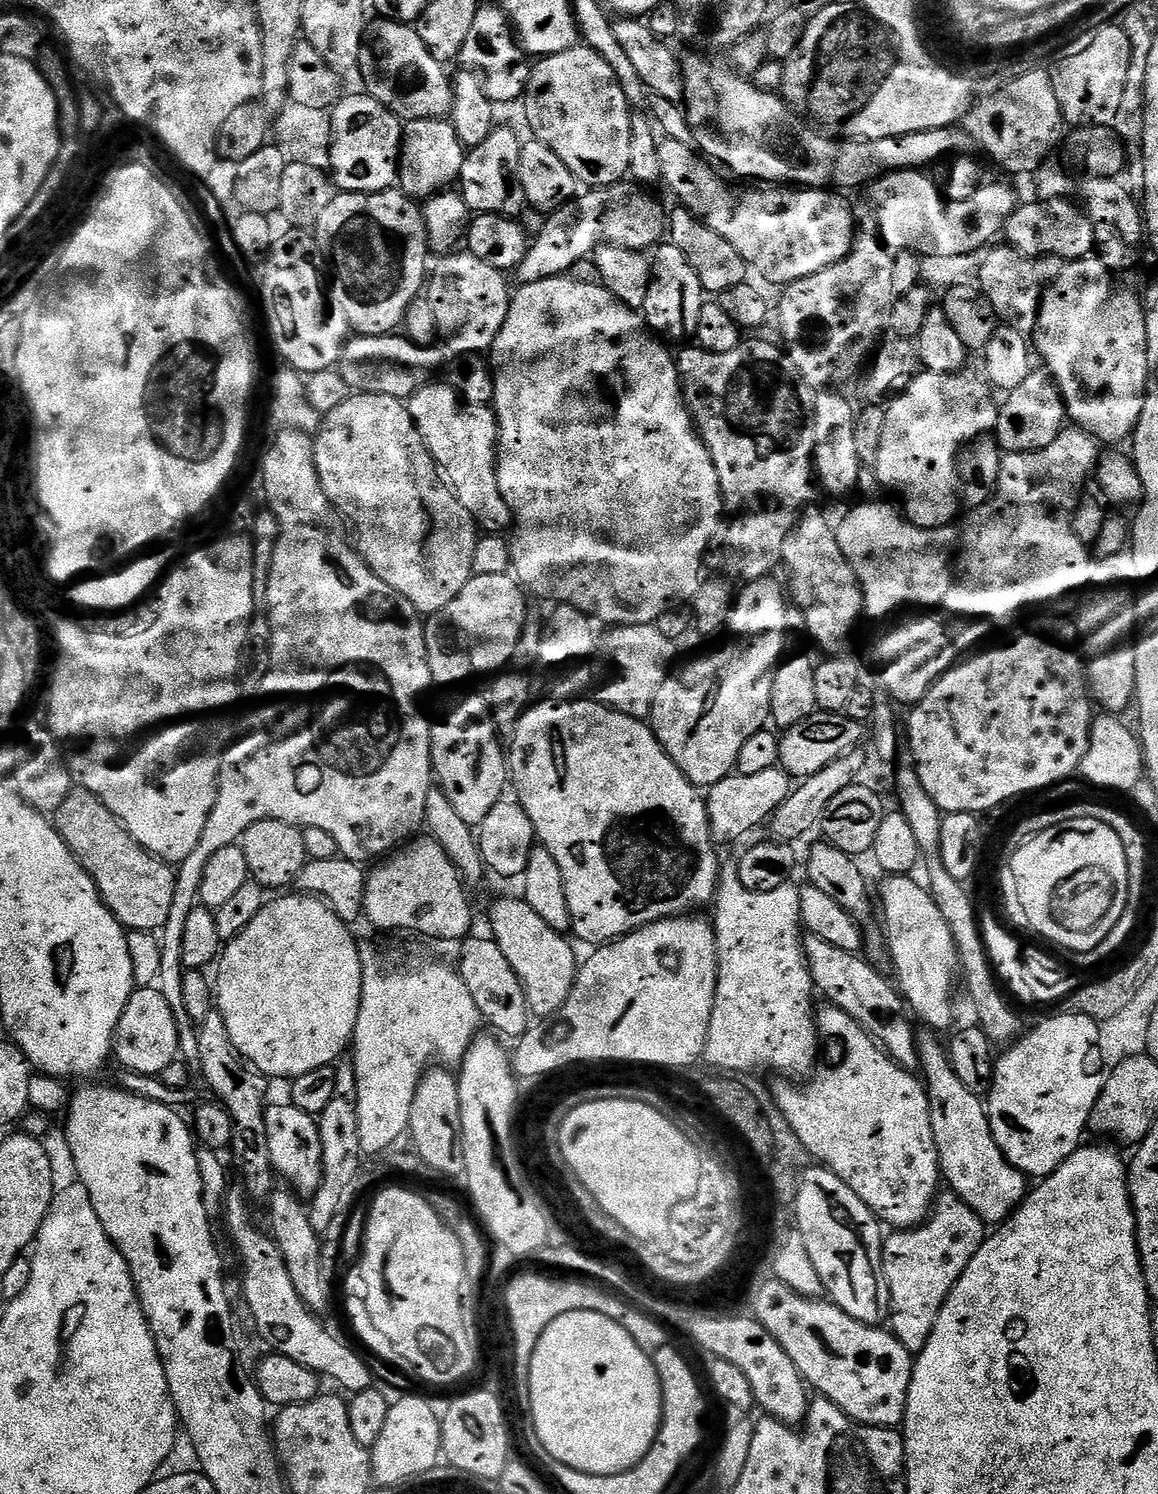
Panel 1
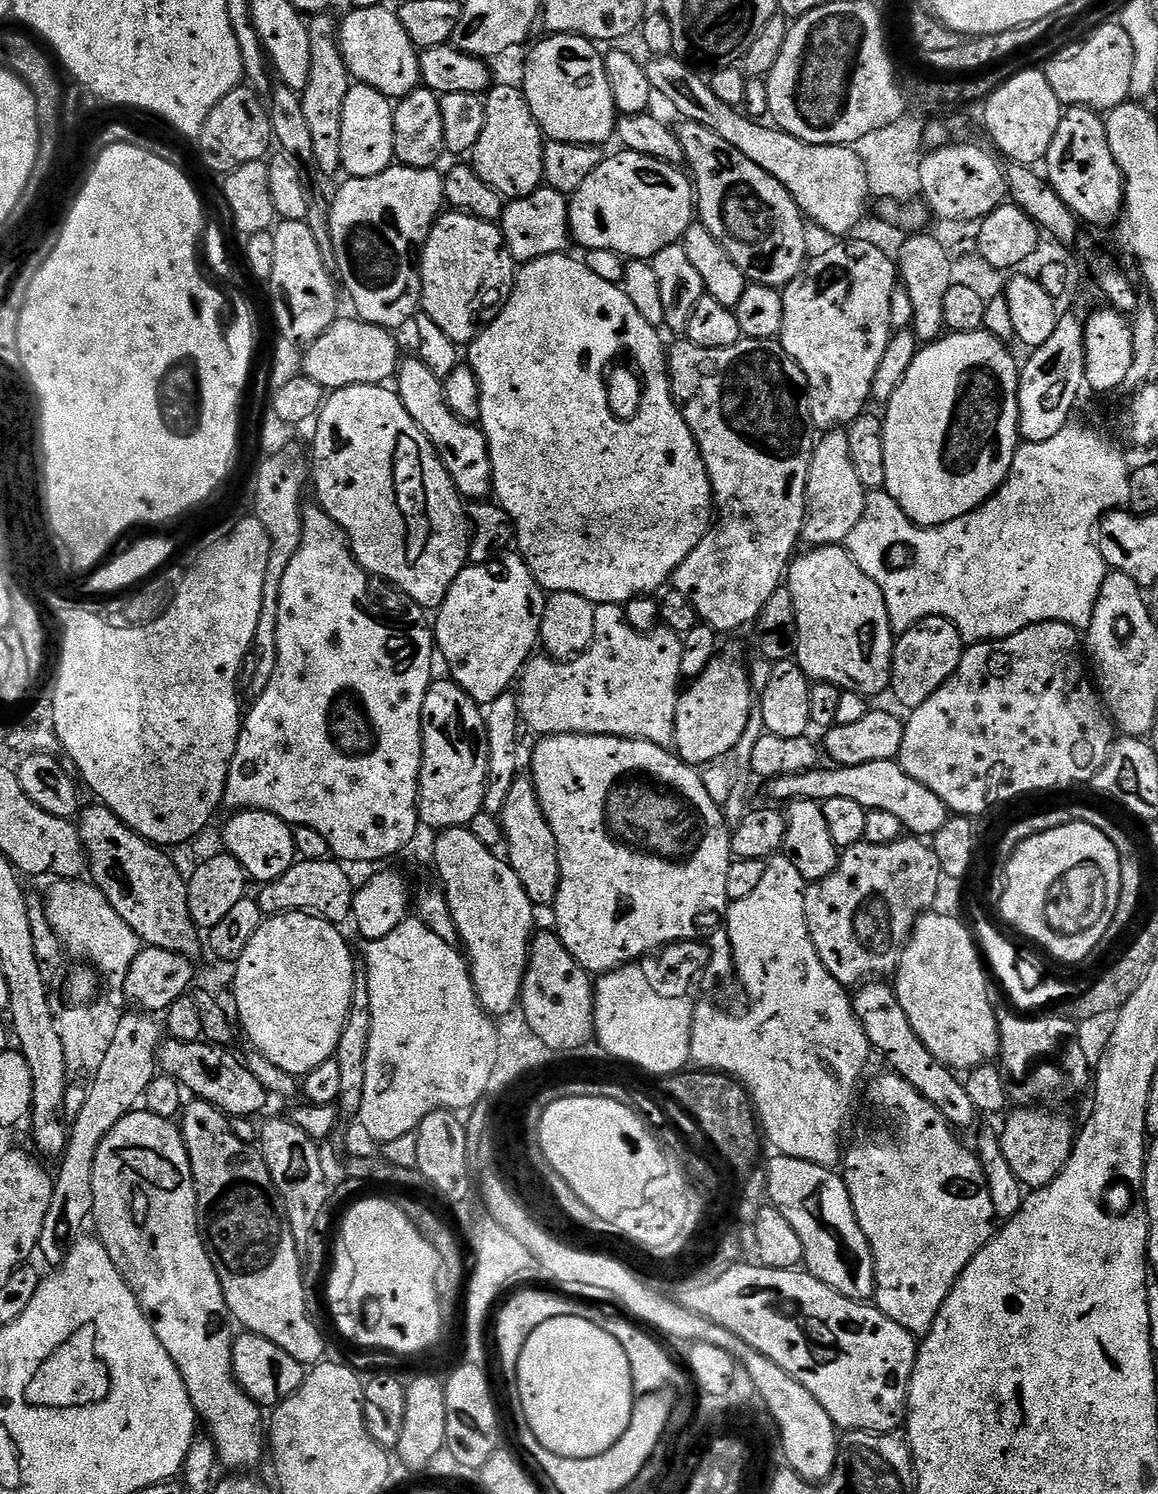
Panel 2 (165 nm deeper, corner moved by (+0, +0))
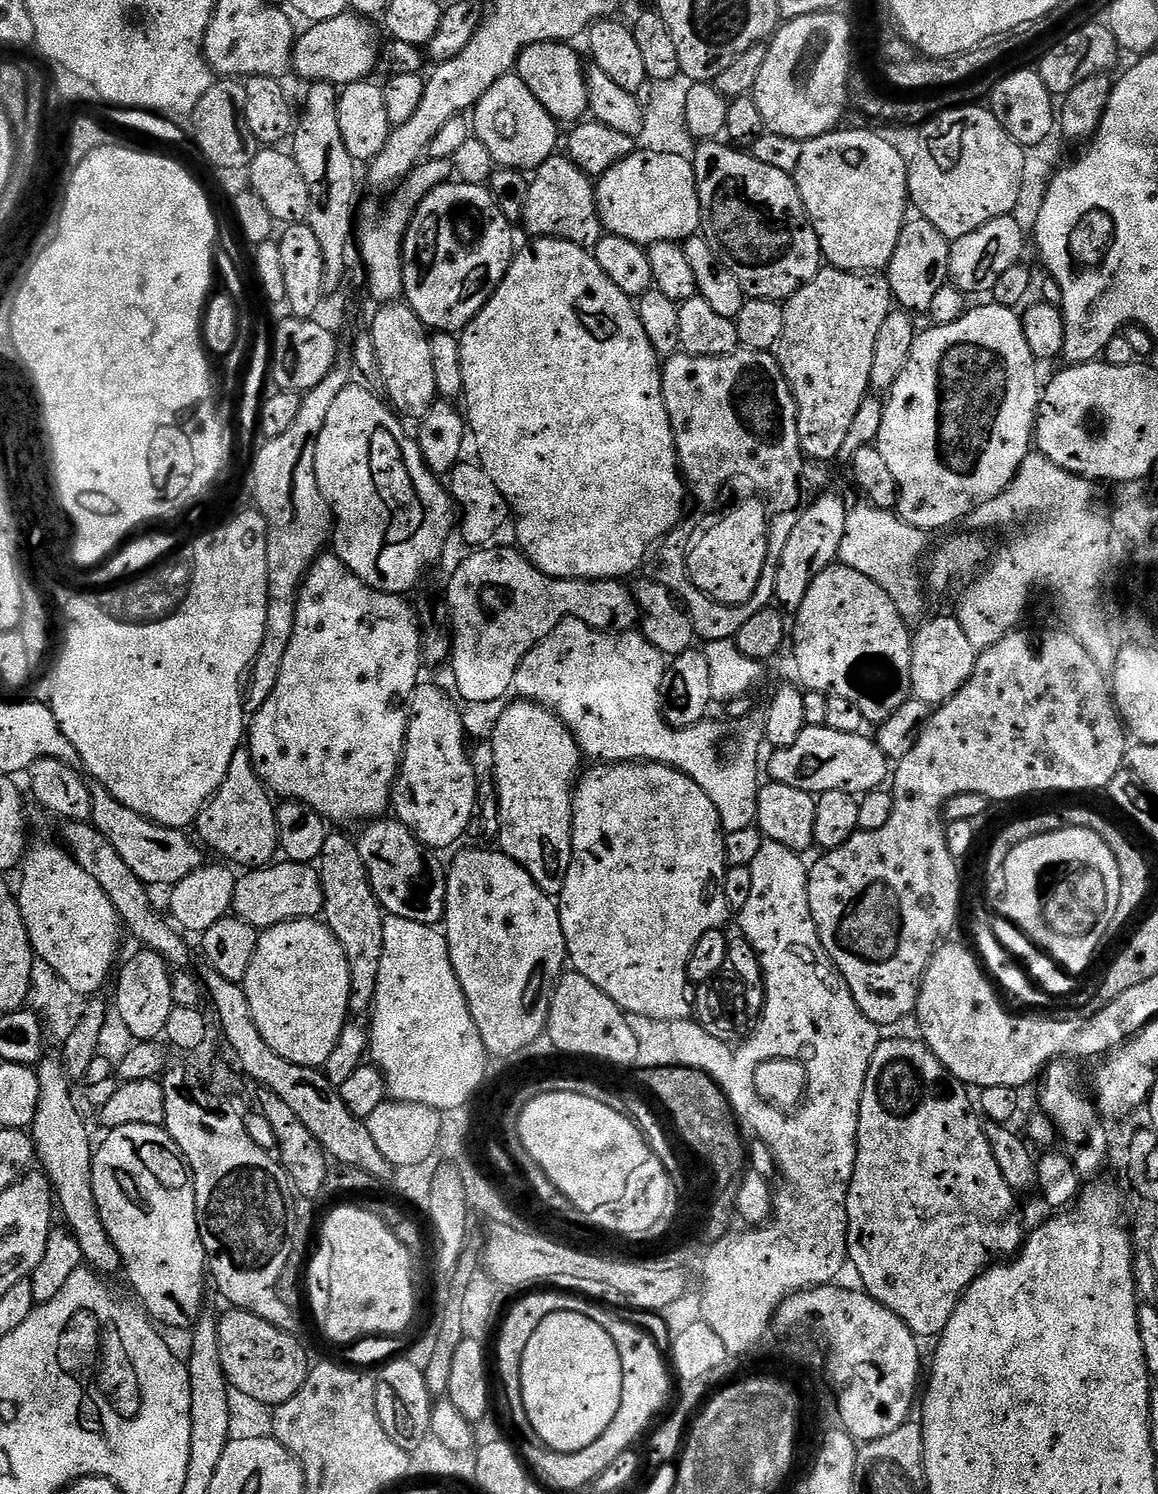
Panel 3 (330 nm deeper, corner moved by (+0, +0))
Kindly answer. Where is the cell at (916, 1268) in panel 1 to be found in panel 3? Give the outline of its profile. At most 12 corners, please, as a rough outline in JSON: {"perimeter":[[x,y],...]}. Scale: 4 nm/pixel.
{"perimeter":[[881,1039],[848,1264],[918,1338],[1022,1244],[969,1089]]}

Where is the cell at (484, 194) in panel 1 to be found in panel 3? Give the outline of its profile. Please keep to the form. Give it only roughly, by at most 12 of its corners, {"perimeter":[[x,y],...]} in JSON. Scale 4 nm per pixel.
{"perimeter":[[515,74],[498,78],[470,128],[496,166],[535,173],[561,125]]}

